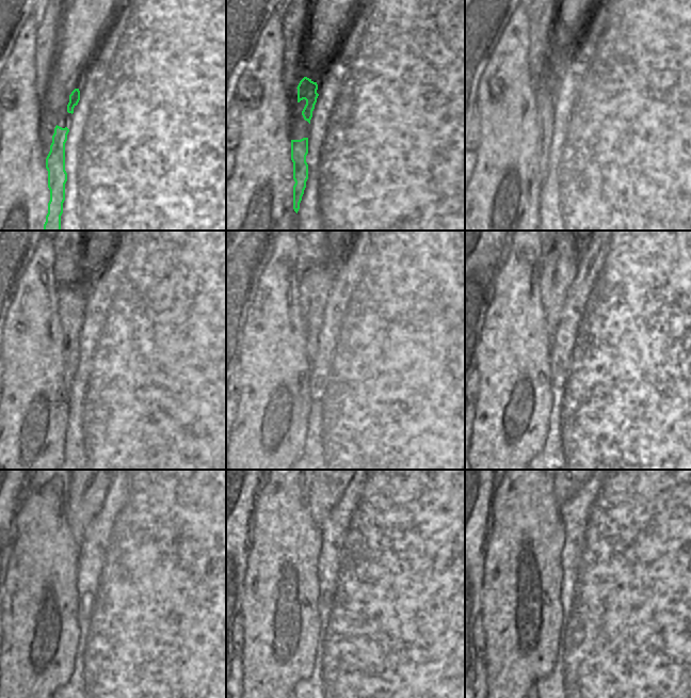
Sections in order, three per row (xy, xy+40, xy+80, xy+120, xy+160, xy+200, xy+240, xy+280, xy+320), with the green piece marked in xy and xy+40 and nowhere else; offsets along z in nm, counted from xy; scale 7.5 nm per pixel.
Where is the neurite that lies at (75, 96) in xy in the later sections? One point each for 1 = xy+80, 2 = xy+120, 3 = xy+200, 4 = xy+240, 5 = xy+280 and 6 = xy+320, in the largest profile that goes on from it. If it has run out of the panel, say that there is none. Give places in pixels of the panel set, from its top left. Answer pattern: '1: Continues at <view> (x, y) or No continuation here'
1: Continues at xy+80 (552, 61)
2: Continues at xy+120 (71, 299)
3: Continues at xy+200 (558, 268)
4: Continues at xy+240 (86, 493)
5: Continues at xy+280 (325, 491)
6: Continues at xy+320 (563, 491)

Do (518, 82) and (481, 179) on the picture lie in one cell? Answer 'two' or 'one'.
one

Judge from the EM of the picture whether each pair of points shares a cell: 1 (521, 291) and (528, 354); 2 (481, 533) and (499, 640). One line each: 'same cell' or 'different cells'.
1: same cell
2: different cells

